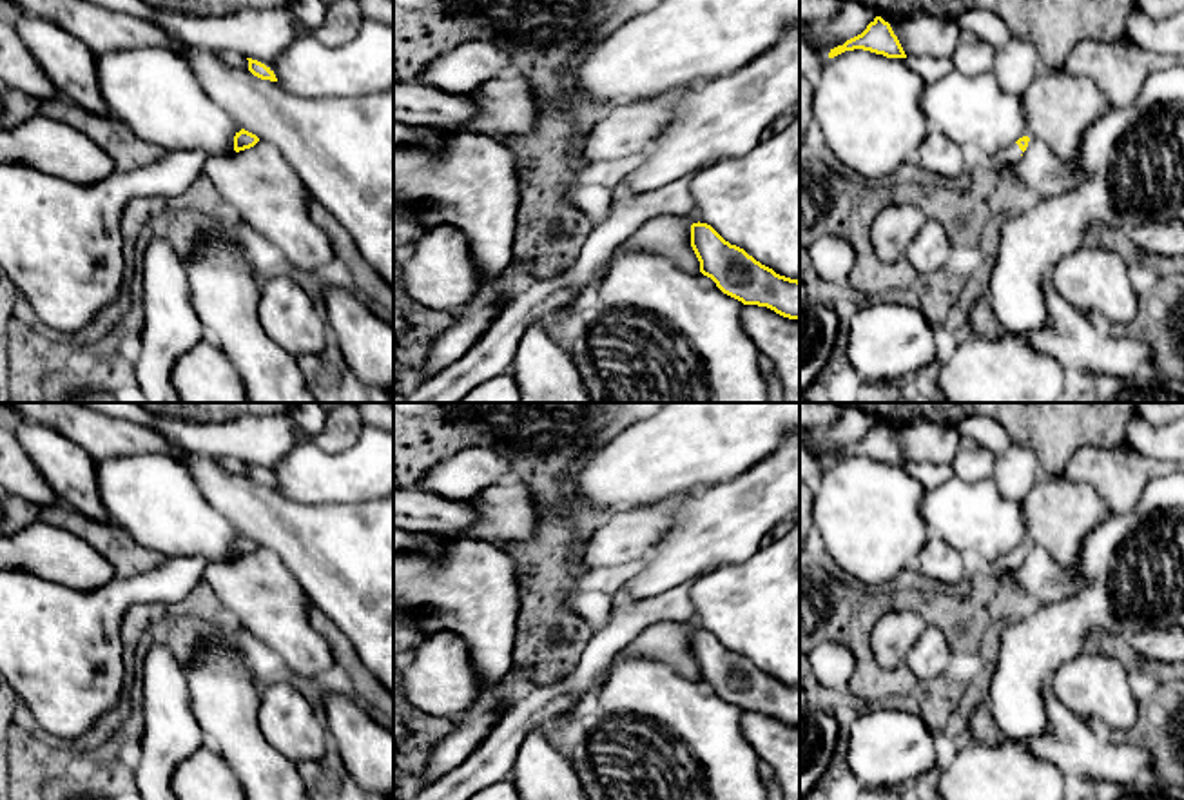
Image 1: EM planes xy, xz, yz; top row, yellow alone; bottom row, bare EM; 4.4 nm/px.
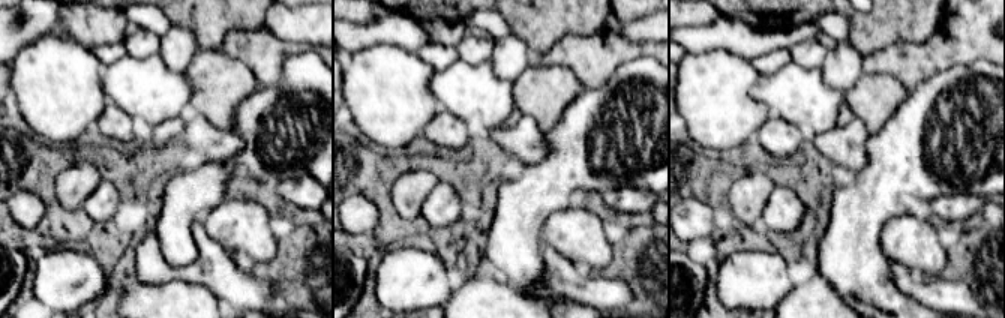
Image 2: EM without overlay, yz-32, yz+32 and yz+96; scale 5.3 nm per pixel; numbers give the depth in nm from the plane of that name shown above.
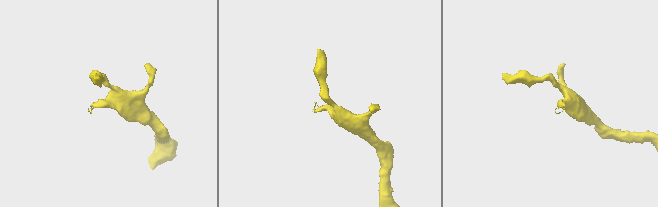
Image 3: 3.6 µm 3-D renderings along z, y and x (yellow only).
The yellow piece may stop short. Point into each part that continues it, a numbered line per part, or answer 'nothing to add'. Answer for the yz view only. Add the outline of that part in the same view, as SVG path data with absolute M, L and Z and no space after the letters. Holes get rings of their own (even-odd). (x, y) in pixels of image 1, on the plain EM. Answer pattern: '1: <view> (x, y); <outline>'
1: yz (1010, 561); M1012 550L1010 553L1003 555L995 562L992 562L994 577L1003 579L1006 571L1015 570L1021 564L1023 557L1017 550Z

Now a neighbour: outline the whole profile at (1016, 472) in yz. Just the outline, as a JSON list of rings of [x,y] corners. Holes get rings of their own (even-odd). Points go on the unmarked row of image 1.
[[[1015,443],[995,457],[992,473],[1001,495],[1012,501],[1024,501],[1041,475],[1043,468],[1035,454]]]

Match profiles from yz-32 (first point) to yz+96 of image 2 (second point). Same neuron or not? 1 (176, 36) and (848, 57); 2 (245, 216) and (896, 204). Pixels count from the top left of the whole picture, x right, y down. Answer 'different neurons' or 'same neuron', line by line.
1: same neuron
2: different neurons

